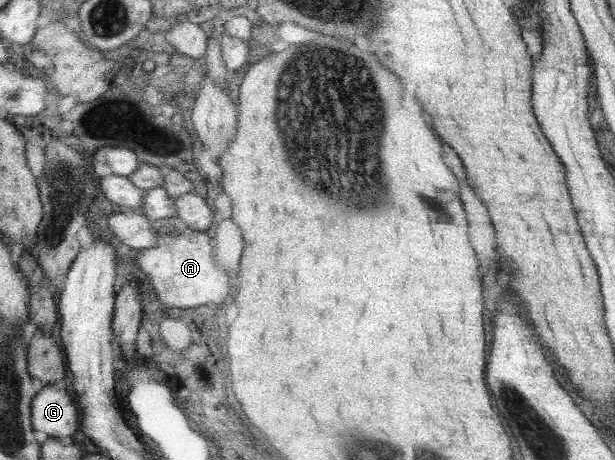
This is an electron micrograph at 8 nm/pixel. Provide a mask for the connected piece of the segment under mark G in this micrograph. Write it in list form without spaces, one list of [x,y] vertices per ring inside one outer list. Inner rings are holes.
[[[47,385],[30,401],[30,426],[47,437],[72,438],[79,421],[76,401],[65,392],[64,385]]]

